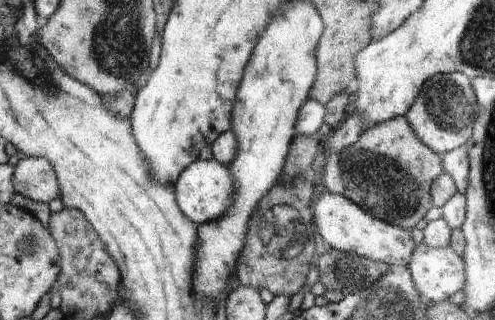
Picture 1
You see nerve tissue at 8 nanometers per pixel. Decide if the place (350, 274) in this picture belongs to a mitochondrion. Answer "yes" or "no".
yes

